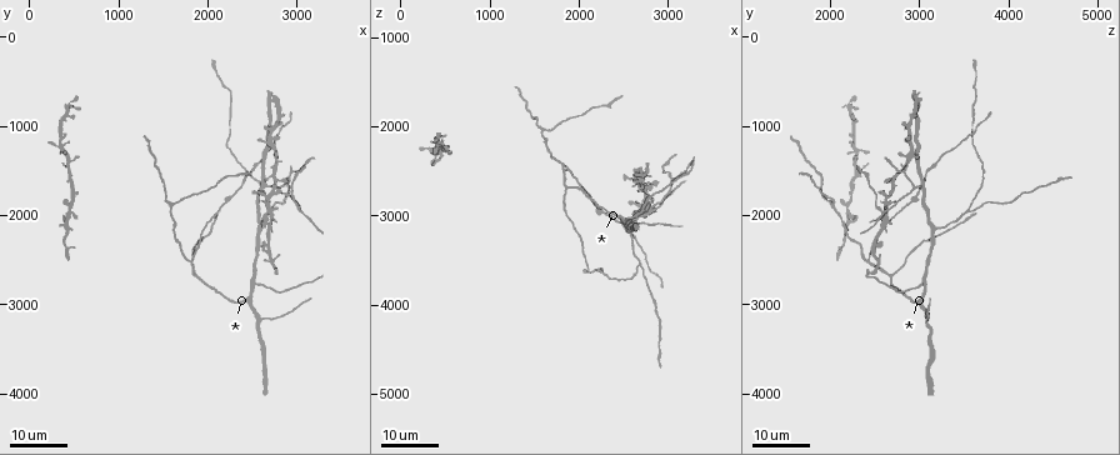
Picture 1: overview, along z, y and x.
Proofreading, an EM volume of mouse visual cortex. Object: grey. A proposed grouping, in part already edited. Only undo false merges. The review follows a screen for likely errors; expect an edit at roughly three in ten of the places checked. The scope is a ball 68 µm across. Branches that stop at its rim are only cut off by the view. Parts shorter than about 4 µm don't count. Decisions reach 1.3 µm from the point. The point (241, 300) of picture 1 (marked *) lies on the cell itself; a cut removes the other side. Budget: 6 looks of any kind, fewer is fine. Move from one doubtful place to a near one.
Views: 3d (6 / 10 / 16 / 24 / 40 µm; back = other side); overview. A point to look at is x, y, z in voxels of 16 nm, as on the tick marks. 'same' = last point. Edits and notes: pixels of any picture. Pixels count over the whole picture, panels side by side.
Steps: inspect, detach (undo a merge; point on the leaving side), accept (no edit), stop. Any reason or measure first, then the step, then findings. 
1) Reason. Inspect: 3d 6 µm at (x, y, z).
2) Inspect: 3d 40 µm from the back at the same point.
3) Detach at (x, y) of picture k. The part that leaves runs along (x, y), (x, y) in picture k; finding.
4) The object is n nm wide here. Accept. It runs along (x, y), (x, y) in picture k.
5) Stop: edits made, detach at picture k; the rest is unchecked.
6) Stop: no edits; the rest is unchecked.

Small branch off a trunk. Inspect: 3d 24 µm at (1800, 2500, 2400).

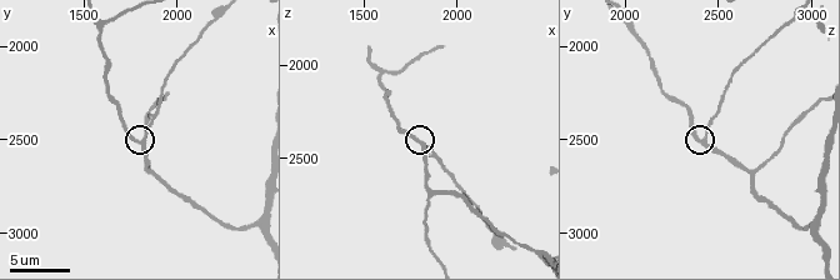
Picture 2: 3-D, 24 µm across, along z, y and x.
Inspect: 3d 6 µm at (1820, 2480, 2420).

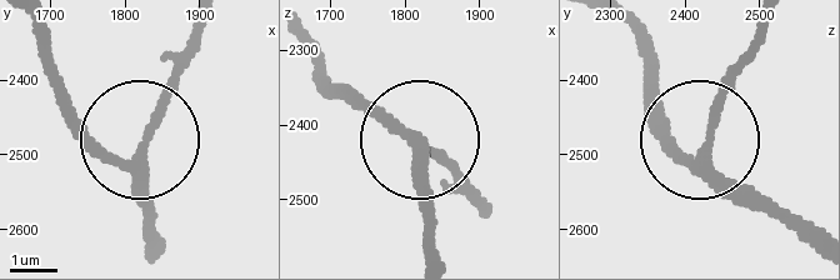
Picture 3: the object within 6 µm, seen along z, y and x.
The side arm is 42 µm long. Accept. It runs along (814, 250), (703, 146), (726, 75), (763, 31) in picture 3; all the same cell.

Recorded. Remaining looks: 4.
Arms part here. Inspect: 3d 24 µm at (2700, 1950, 3550).

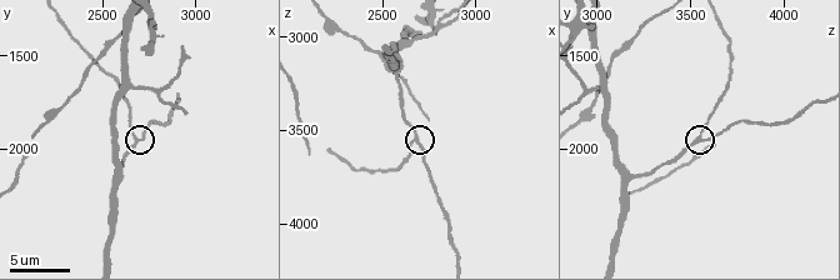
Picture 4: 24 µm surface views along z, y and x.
Inspect: 3d 6 µm at (2680, 1960, 3560).

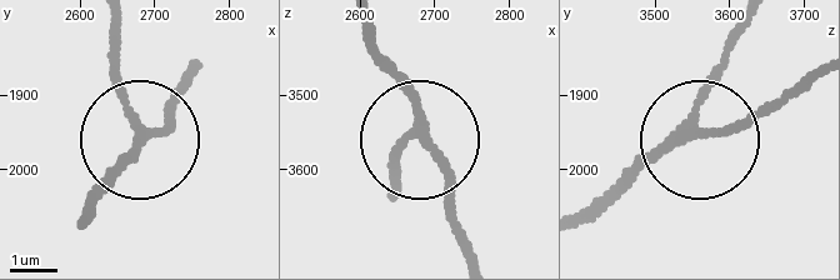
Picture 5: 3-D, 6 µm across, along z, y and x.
Inspect: 3d 6 µm from the back at (2675, 1935, 3545).

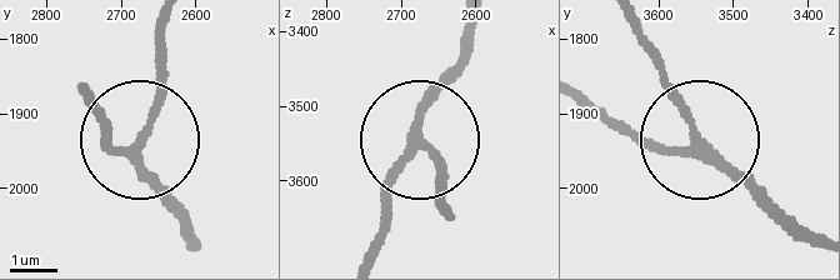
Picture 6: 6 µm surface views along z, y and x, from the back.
3 arms meet here. Accept. It runs along (195, 248), (136, 148), (111, 148), (100, 124) in picture 6; continuous, no second cell.

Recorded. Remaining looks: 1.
Branch point. Inspect: 3d 6 µm at (2580, 2140, 3180).

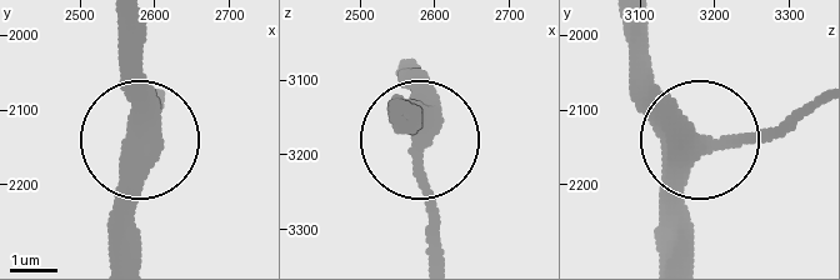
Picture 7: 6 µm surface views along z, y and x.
The object is 390 nm wide here. Accept. It runs along (399, 105), (423, 153), (423, 244) in picture 7; one cell here.

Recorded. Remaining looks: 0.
Stop: no edits; the rest is unchecked.

